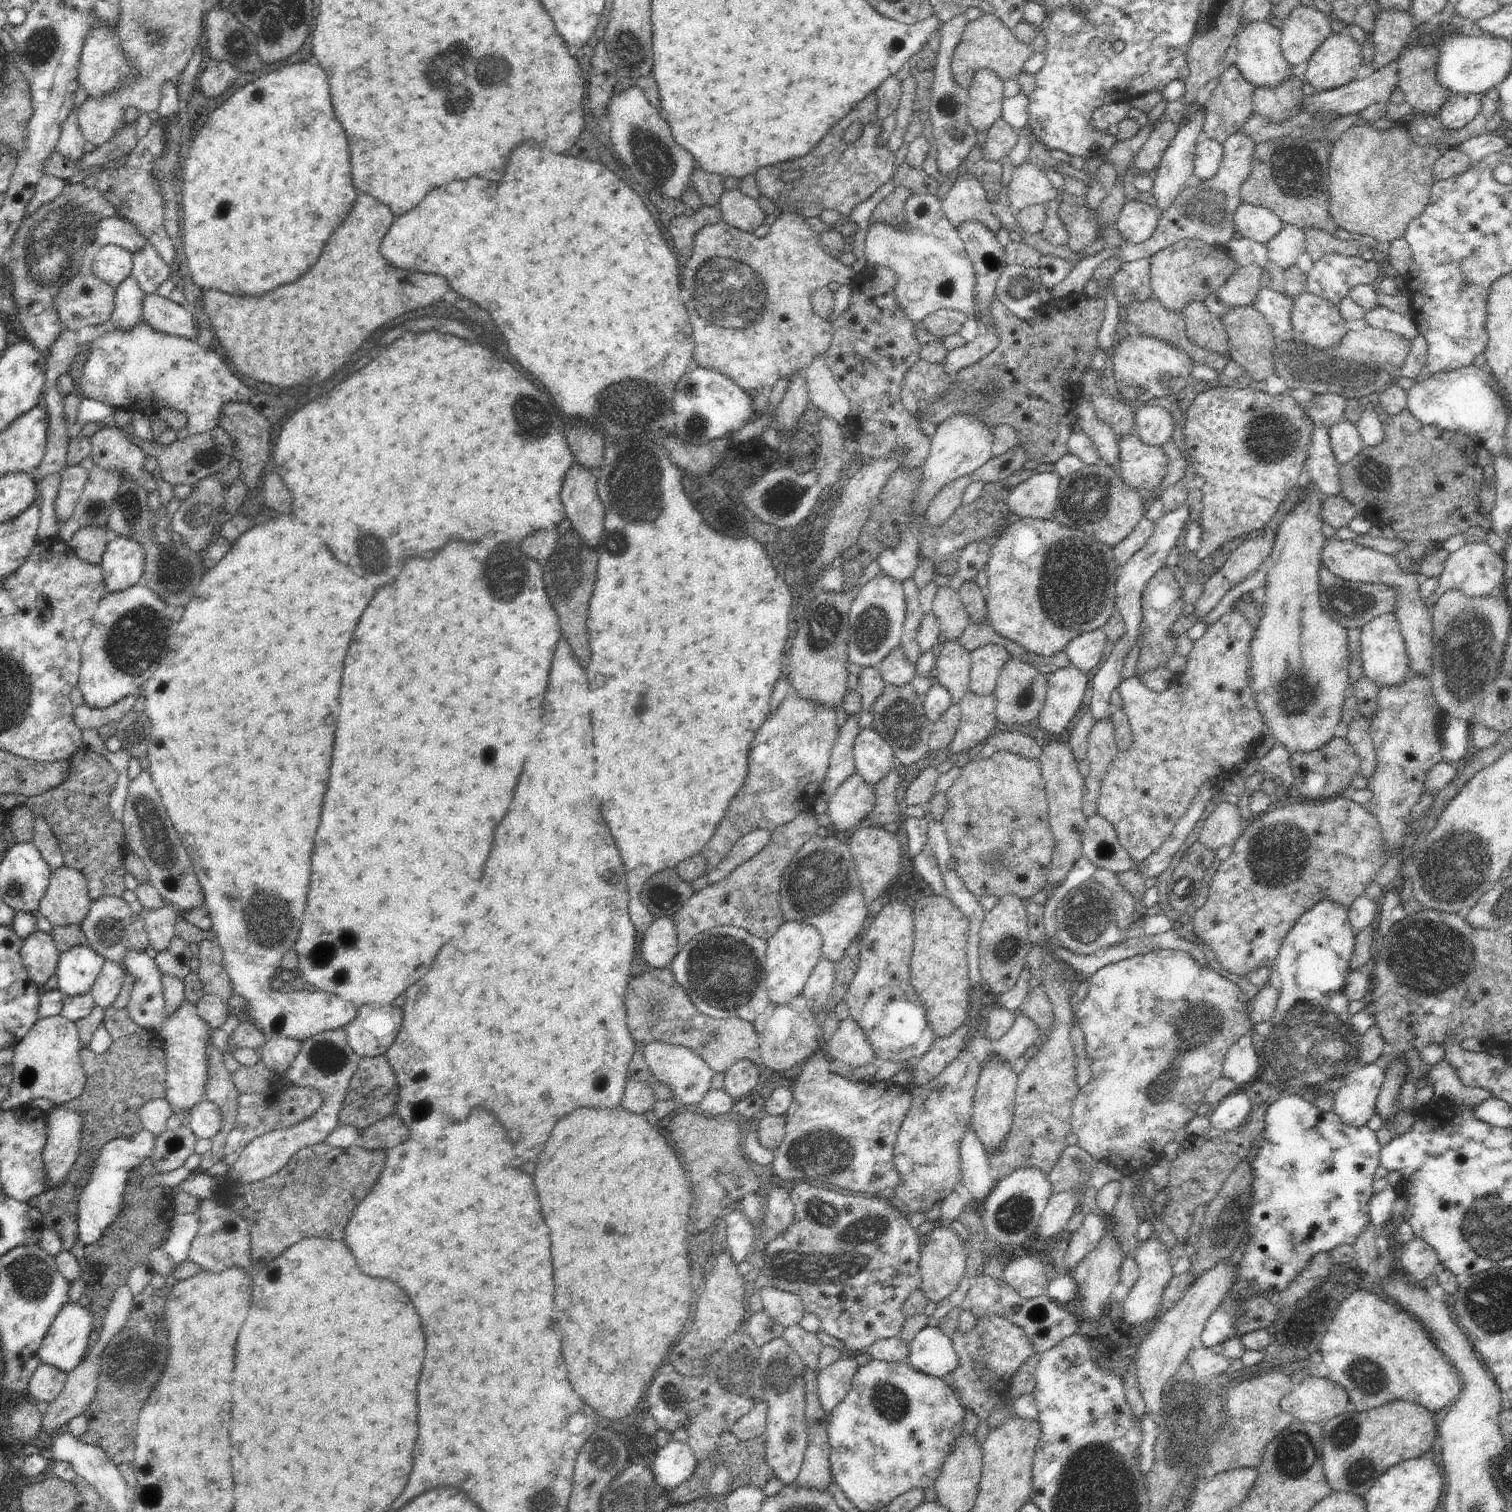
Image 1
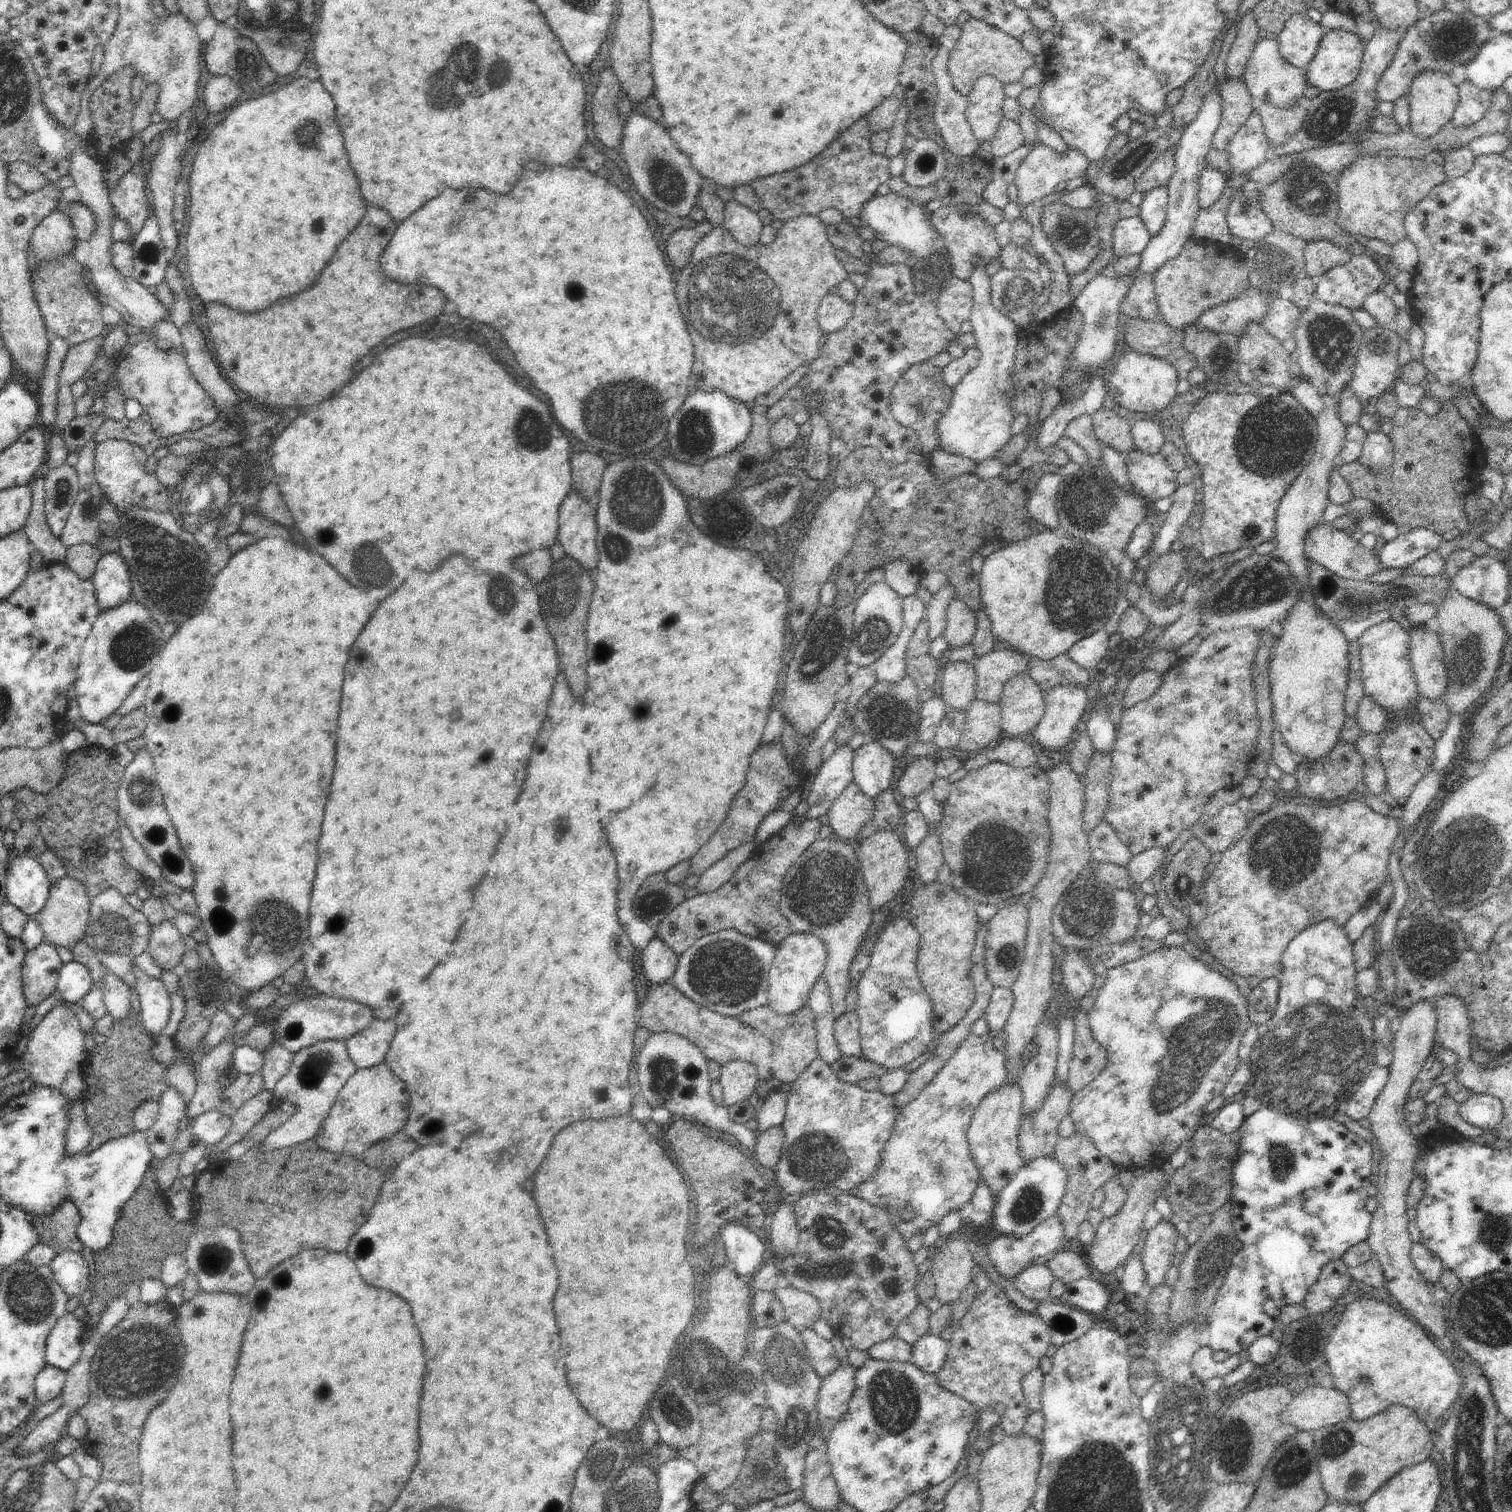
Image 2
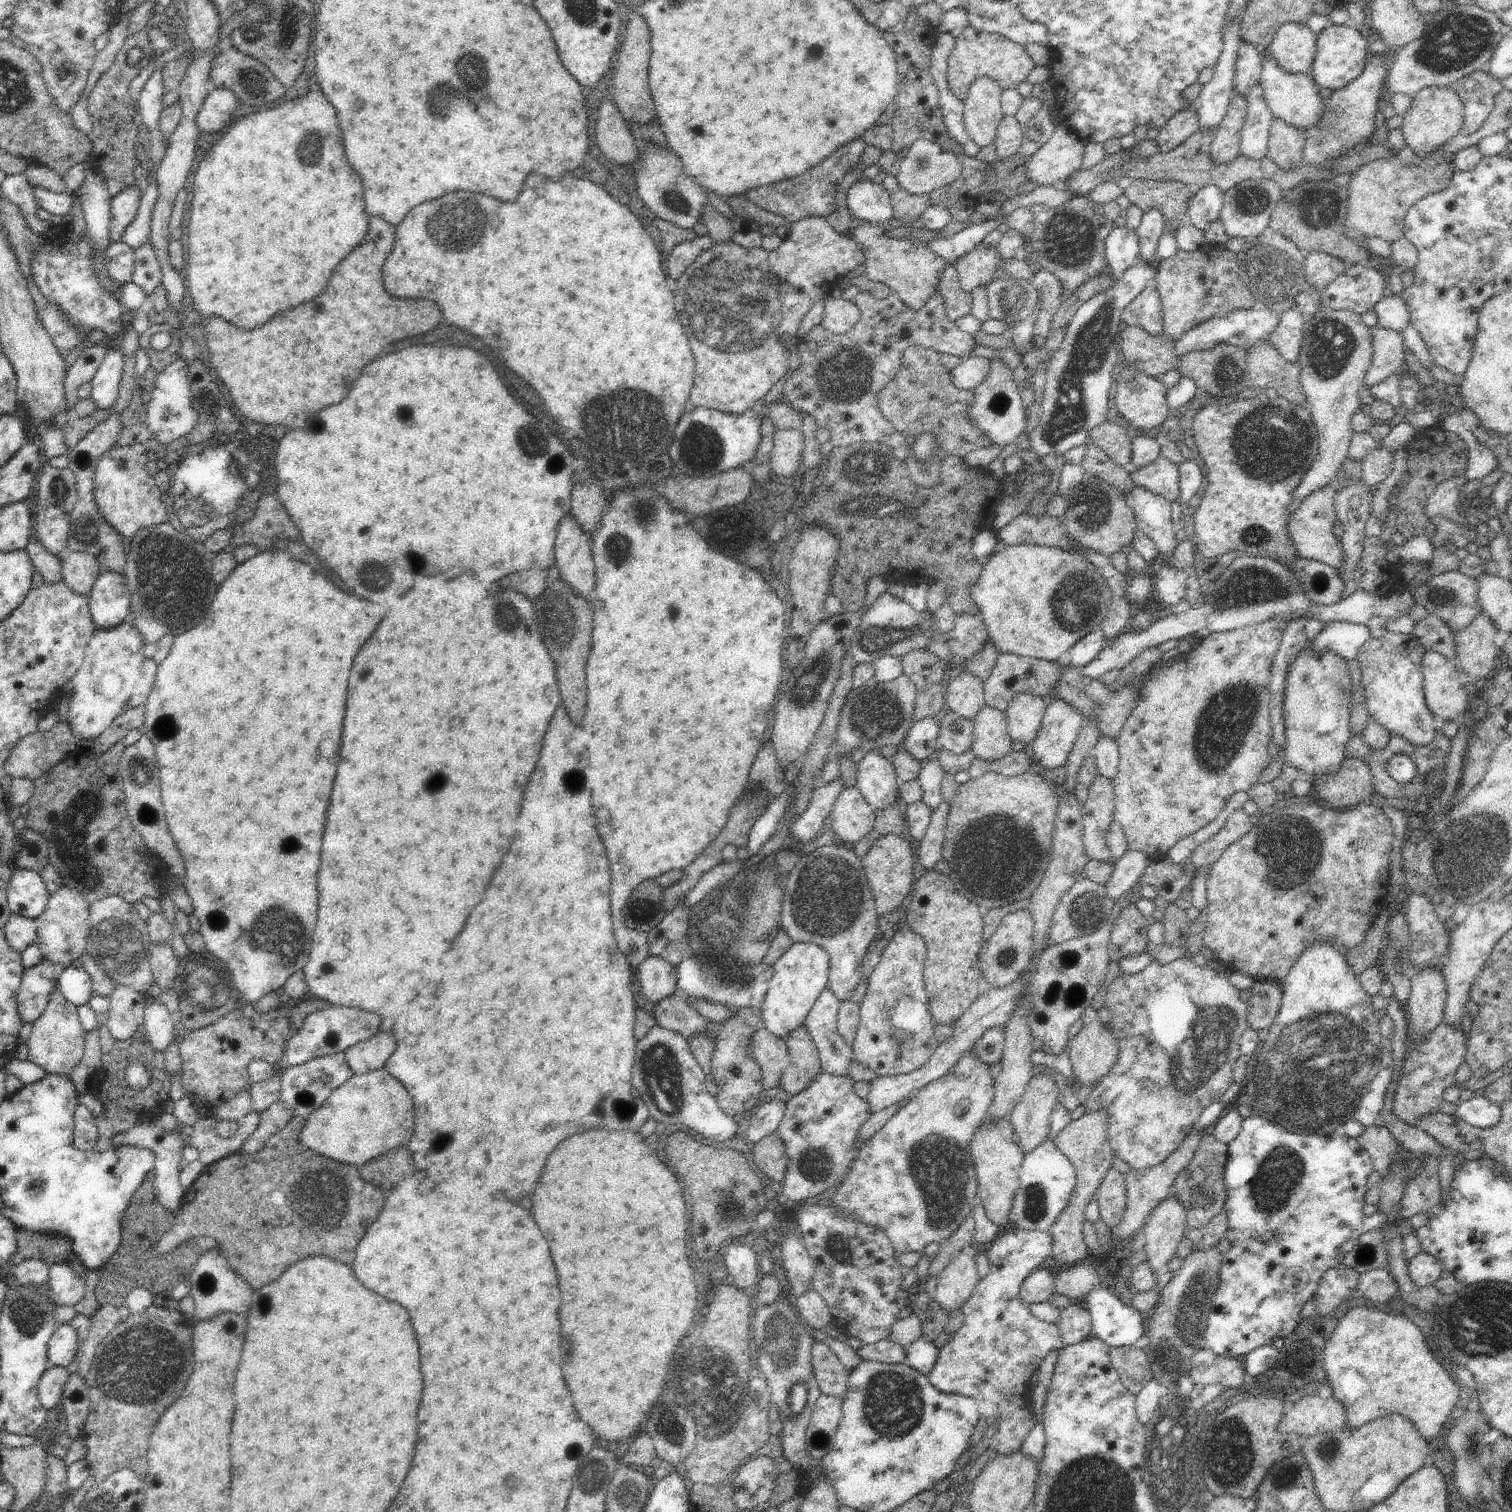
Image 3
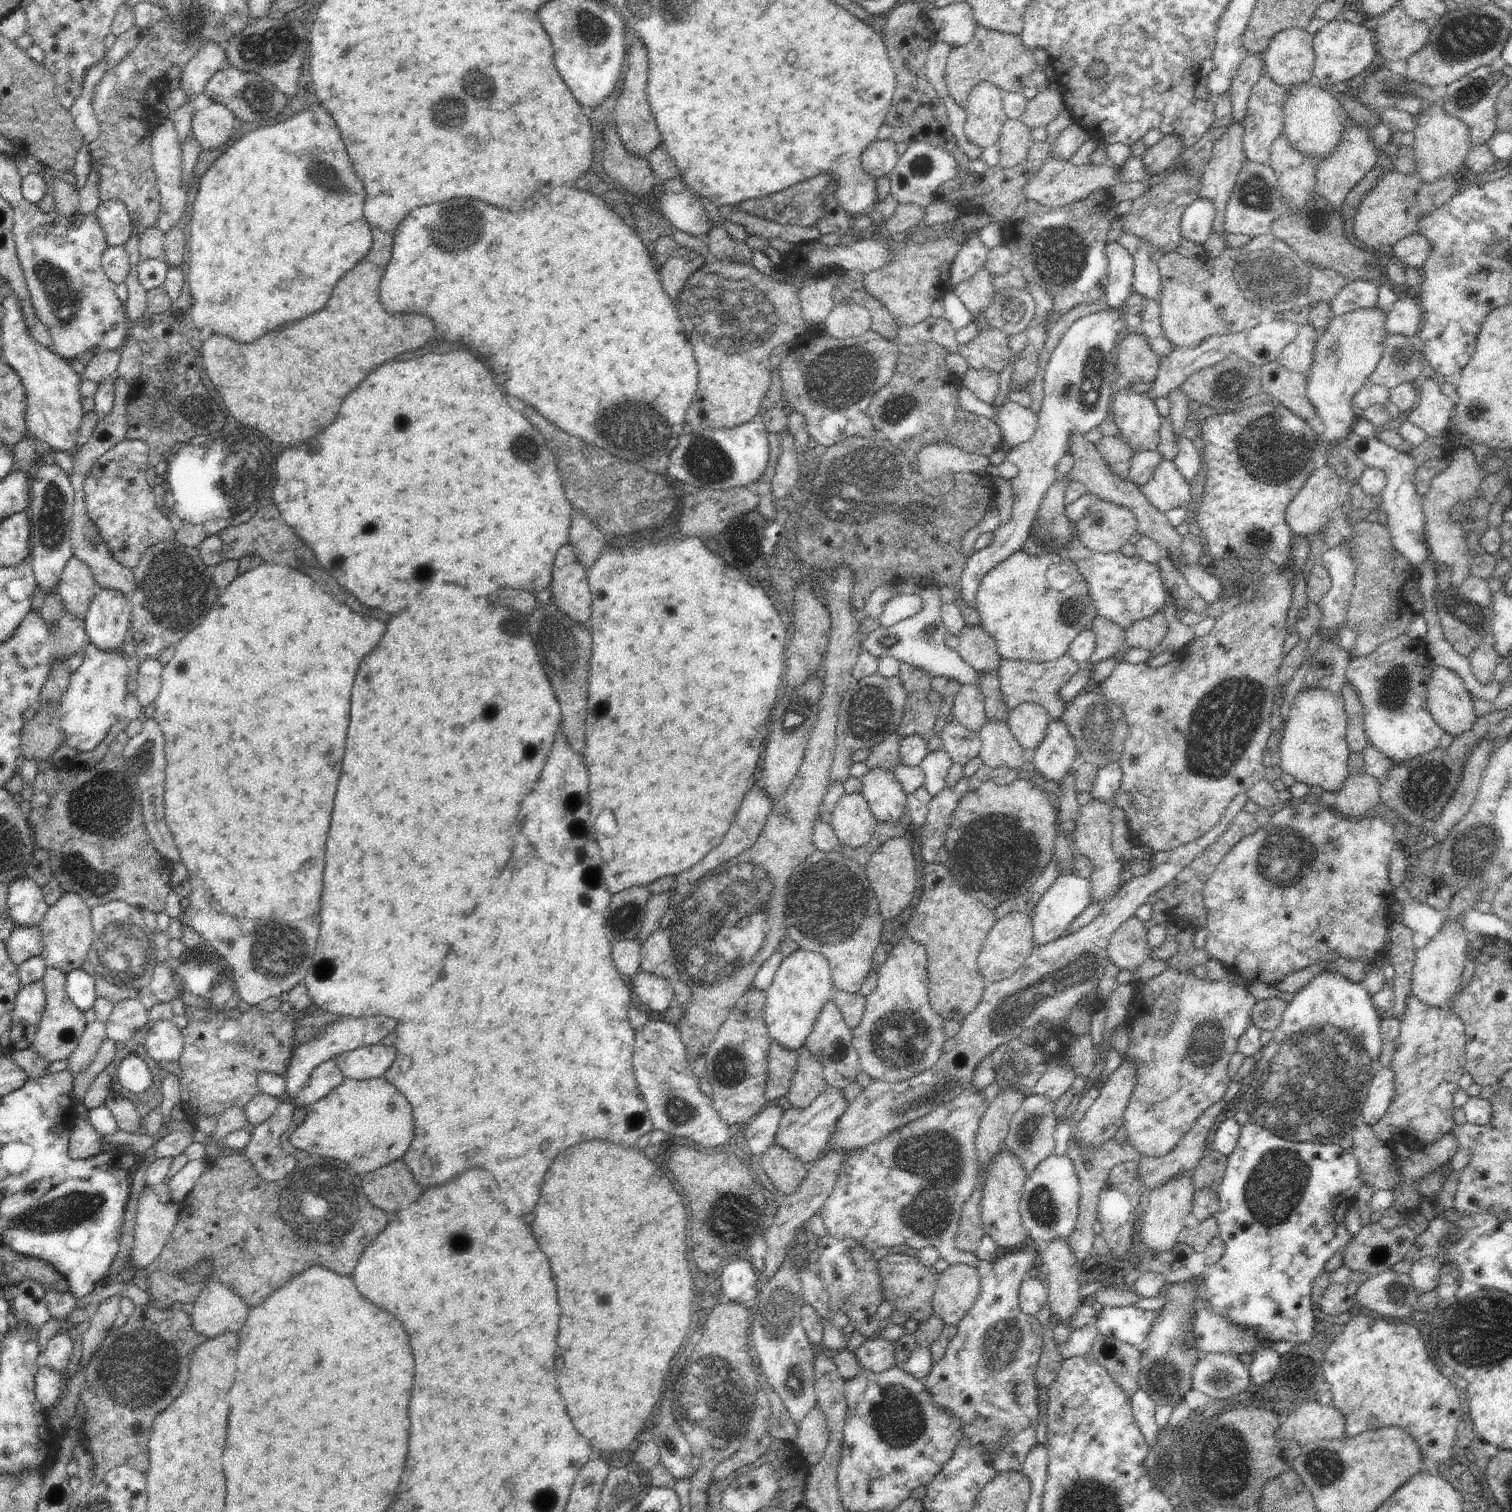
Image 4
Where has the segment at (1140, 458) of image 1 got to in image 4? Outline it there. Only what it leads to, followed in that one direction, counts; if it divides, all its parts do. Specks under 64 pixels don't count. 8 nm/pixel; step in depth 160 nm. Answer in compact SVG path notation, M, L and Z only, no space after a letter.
M1164 458L1158 463L1152 480L1139 489L1160 513L1166 513L1178 506L1186 508L1194 500L1190 493L1189 480L1173 461Z

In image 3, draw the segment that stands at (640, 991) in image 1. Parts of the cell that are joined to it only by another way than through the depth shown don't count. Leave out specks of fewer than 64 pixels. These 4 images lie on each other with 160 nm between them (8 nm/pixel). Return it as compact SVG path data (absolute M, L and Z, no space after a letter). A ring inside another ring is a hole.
M680 993L661 1000L655 1010L655 1021L662 1028L677 1032L686 1038L697 1035L700 1031L707 1031L712 1024L692 1009ZM762 1028L752 1038L750 1048L761 1066L763 1090L772 1090L781 1084L781 1078L789 1063L789 1050L783 1038Z

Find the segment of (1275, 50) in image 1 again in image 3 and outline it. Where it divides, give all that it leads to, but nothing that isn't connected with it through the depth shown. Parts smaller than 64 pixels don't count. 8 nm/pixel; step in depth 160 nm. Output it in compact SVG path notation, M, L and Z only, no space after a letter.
M1265 52L1263 54L1263 69L1258 85L1265 92L1269 109L1276 119L1282 119L1286 124L1306 134L1306 131L1314 127L1325 113L1325 100L1318 93L1321 87L1316 84L1310 73L1290 74L1268 54Z

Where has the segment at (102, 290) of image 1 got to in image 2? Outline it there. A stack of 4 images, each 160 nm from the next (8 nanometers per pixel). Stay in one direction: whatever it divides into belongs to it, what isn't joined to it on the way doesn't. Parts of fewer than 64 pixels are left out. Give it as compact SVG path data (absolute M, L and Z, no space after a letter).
M73 252L31 267L34 300L44 318L45 326L50 335L63 338L70 346L98 336L106 327L102 321L102 305L94 294L88 292L88 279L84 282L83 269L86 270L74 259Z

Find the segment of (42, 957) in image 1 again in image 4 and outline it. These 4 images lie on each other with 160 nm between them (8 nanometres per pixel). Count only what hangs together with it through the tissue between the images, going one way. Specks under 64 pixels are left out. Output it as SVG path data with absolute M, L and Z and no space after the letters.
M41 980L21 988L12 1010L10 1039L14 1046L13 1051L30 1049L45 1006L46 995Z

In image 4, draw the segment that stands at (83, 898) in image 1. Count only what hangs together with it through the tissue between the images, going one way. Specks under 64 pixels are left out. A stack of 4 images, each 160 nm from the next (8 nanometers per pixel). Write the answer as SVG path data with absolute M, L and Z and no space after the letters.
M64 893L46 912L44 919L40 922L39 930L44 946L41 956L46 960L47 966L54 966L62 970L65 975L85 967L93 942L93 929L91 909L78 894Z

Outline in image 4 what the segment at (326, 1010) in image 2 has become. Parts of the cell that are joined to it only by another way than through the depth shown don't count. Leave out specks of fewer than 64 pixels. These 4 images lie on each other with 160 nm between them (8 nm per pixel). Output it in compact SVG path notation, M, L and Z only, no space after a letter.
M342 1016L336 1022L330 1022L326 1025L325 1030L321 1030L316 1036L313 1036L310 1042L304 1044L296 1043L292 1058L288 1064L288 1069L284 1075L287 1093L285 1099L294 1103L296 1094L300 1092L300 1088L304 1086L310 1079L312 1070L316 1069L322 1062L335 1059L344 1052L354 1051L356 1048L362 1048L369 1045L380 1043L388 1034L392 1034L398 1026L398 1020L392 1018L384 1018L384 1016Z

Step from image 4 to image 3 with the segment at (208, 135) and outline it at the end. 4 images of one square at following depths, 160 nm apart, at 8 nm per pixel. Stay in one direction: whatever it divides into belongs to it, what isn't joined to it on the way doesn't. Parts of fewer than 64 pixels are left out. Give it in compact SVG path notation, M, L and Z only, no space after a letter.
M214 89L206 97L196 119L200 132L216 134L228 130L239 104L239 98L232 90Z

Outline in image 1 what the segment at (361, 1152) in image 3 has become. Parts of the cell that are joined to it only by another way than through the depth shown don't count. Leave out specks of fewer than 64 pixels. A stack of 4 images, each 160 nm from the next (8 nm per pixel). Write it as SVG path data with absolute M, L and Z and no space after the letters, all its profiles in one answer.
M385 1054L377 1057L364 1056L359 1063L358 1071L350 1082L350 1086L348 1086L344 1108L338 1114L338 1124L340 1126L352 1124L352 1126L358 1128L358 1134L362 1135L364 1130L375 1122L381 1121L390 1115L398 1114L399 1092L397 1076L392 1066L390 1066L387 1056Z

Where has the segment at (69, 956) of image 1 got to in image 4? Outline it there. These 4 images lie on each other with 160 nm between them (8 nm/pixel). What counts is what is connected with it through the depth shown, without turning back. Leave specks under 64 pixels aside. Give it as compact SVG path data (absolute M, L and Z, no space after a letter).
M86 967L75 969L65 976L65 990L69 1000L82 1012L92 1009L98 998L95 977Z

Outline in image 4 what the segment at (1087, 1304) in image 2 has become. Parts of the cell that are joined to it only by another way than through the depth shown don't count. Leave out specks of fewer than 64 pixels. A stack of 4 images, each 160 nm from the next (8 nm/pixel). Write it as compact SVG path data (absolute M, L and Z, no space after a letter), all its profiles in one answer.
M1103 1307L1098 1311L1097 1329L1106 1336L1130 1343L1136 1347L1145 1344L1151 1332L1151 1326L1159 1311L1134 1307Z

